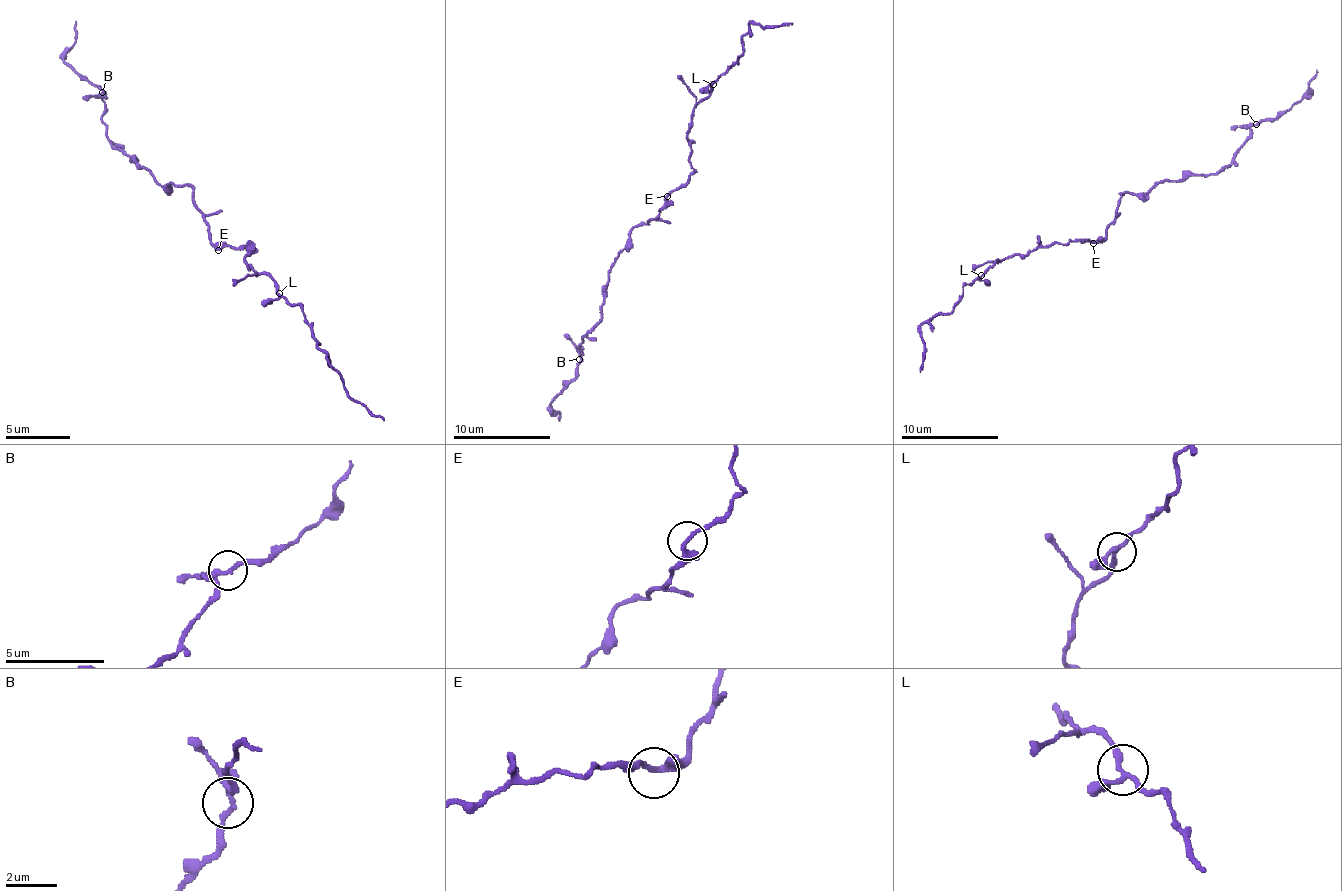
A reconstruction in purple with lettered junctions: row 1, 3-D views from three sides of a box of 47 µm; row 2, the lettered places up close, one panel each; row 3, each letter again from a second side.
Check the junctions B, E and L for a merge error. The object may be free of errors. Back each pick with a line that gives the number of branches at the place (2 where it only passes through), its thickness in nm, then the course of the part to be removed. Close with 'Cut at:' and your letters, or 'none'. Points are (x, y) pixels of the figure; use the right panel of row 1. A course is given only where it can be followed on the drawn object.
Cut at: none

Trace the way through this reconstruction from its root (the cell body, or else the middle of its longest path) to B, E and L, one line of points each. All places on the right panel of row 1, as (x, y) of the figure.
B: (1107, 226), (1114, 219), (1119, 197), (1127, 192), (1144, 194), (1166, 180), (1217, 175), (1224, 170), (1256, 124)
E: (1107, 226), (1107, 233), (1093, 243)
L: (1107, 226), (1107, 233), (1097, 241), (1039, 246), (1024, 255), (995, 260), (980, 275)

